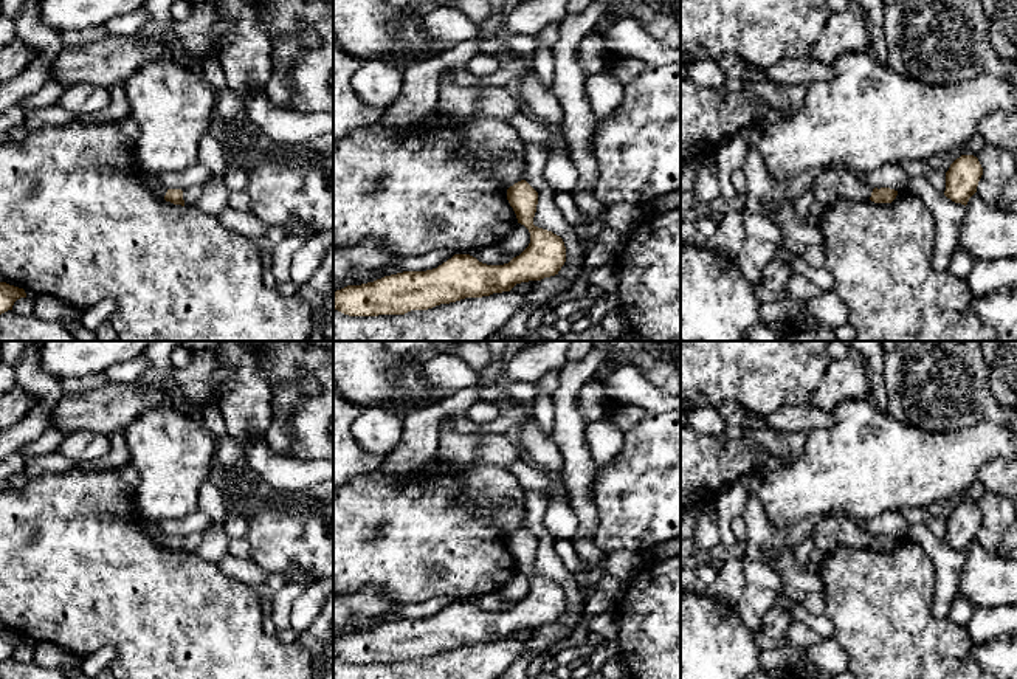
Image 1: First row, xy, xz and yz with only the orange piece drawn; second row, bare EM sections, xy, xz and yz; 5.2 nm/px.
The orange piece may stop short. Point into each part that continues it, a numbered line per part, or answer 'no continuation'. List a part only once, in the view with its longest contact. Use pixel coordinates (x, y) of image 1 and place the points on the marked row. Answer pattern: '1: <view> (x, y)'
no continuation

